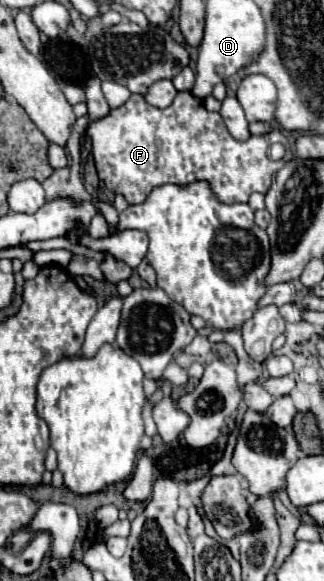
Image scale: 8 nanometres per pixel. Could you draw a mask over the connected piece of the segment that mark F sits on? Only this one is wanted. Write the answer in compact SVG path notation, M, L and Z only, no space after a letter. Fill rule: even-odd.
M179 92L175 96L173 104L167 108L149 106L143 100L143 96L133 94L127 100L127 104L123 104L121 108L111 110L107 116L103 116L99 120L93 120L87 126L87 136L91 138L91 154L93 154L99 178L103 180L107 190L111 190L113 194L123 194L129 204L143 204L155 186L163 186L163 184L187 186L187 184L193 184L199 180L209 182L211 192L223 204L247 202L253 192L265 194L267 188L271 186L273 174L285 164L285 160L293 158L293 154L289 150L289 142L279 130L271 130L261 136L249 136L247 140L235 140L227 132L219 112L209 112L203 106L203 102L199 98L195 98L191 92ZM275 142L285 146L285 160L269 158L269 148Z

